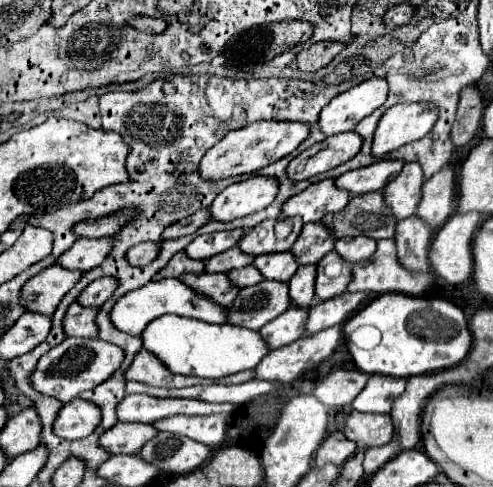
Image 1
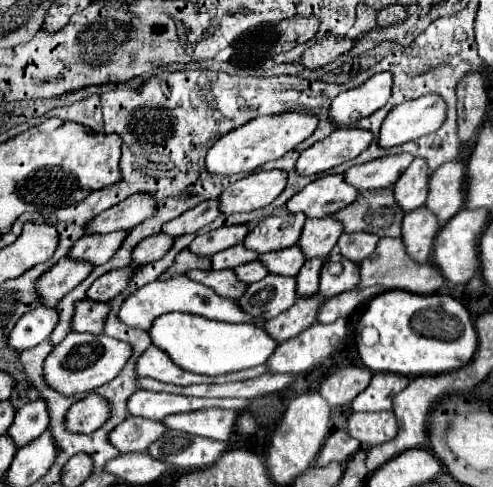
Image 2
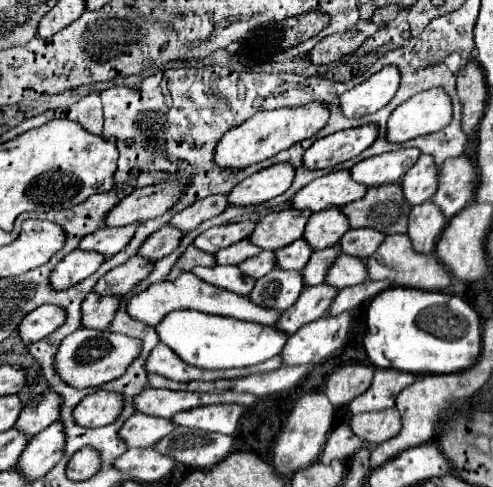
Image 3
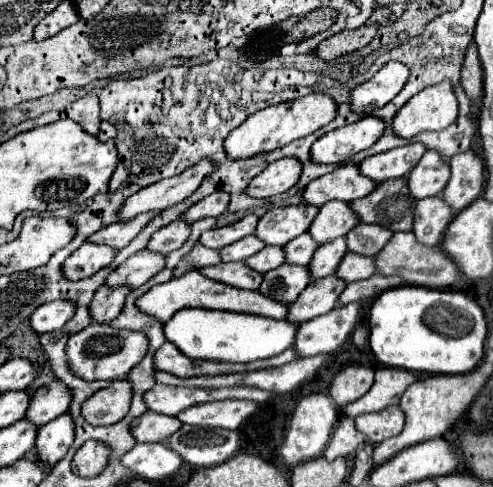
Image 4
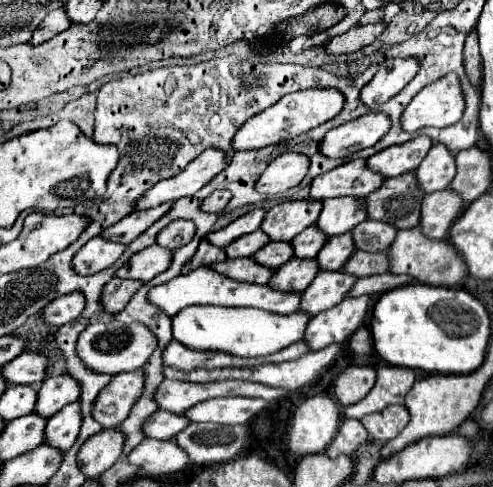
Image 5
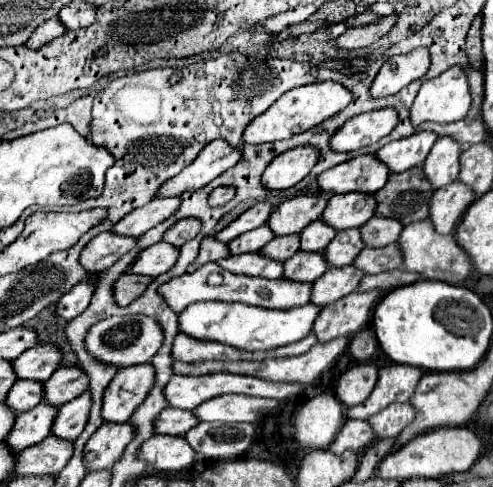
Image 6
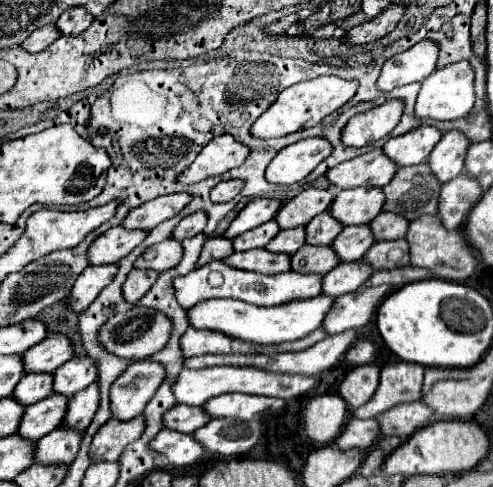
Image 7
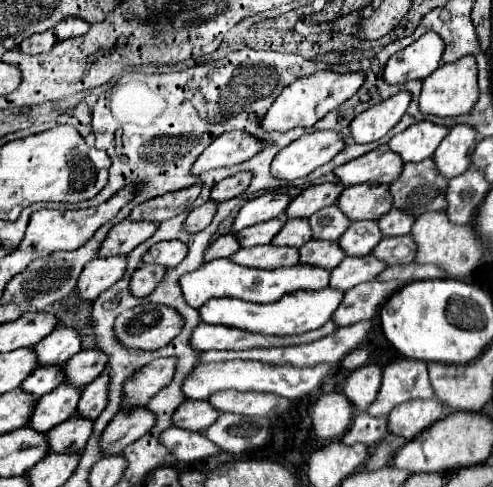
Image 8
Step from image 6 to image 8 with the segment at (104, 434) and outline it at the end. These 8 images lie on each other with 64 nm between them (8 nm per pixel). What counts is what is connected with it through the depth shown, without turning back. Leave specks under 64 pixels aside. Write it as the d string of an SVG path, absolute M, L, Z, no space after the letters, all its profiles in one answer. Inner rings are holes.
M132 408L130 412L118 412L100 436L100 448L104 456L118 456L122 450L144 436L154 424L154 416L148 408Z

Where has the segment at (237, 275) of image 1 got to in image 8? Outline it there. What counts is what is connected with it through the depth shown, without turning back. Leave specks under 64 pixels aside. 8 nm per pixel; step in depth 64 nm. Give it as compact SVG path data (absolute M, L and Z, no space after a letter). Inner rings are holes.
M288 220L284 228L274 236L272 246L290 246L290 248L300 248L312 238L312 230L308 220Z

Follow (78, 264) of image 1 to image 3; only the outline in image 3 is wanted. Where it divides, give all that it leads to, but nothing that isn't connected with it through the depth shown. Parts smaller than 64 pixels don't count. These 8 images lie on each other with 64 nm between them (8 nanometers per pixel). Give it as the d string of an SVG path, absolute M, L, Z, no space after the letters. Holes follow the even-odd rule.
M128 224L122 228L100 228L80 240L80 250L92 250L104 254L104 258L112 258L116 252L120 252L130 238L134 236L138 224Z

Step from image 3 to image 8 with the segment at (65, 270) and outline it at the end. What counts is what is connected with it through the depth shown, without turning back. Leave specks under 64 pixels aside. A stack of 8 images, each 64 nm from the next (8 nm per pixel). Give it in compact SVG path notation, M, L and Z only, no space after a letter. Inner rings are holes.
M130 218L112 226L104 244L100 244L100 252L96 256L128 256L138 244L148 240L156 232L156 224L152 222L132 222Z

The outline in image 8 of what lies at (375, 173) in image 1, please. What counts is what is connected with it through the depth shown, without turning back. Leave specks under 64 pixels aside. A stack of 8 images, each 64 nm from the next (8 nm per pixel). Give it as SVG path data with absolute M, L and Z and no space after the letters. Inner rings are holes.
M422 120L414 126L410 126L408 130L400 132L398 136L394 136L388 142L388 146L392 148L392 152L402 156L404 164L420 162L434 154L434 150L438 148L438 144L442 142L442 138L446 134L448 134L448 128L432 124L428 120Z

